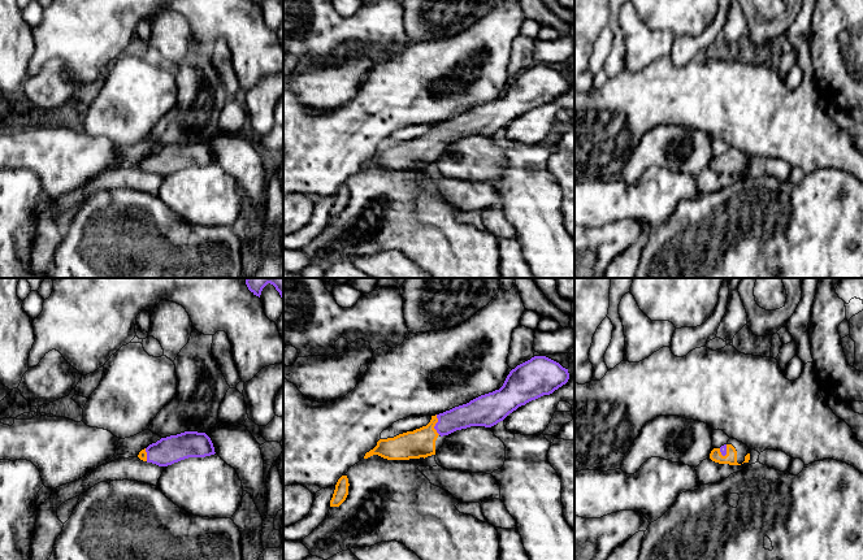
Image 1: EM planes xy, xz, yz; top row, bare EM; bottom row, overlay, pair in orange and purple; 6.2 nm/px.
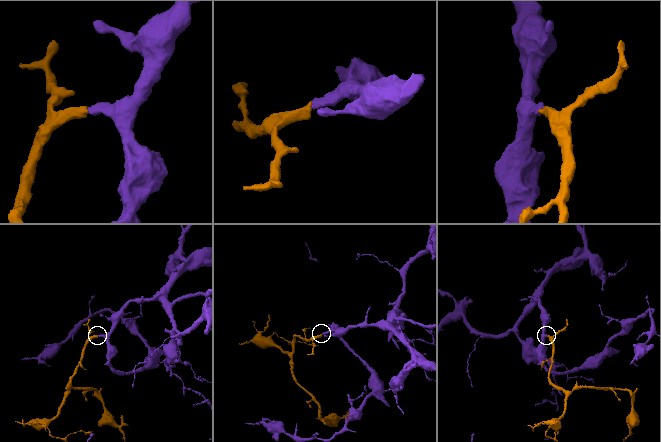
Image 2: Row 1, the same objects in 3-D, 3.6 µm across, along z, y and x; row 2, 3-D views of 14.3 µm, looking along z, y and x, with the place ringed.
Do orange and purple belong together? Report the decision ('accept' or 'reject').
accept

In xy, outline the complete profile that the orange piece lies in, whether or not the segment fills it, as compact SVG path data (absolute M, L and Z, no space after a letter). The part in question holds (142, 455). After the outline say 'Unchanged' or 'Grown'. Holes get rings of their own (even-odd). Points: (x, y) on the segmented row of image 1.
M185 431L161 438L142 450L138 457L159 466L168 466L188 457L205 457L214 453L213 443L205 433Z. Grown

